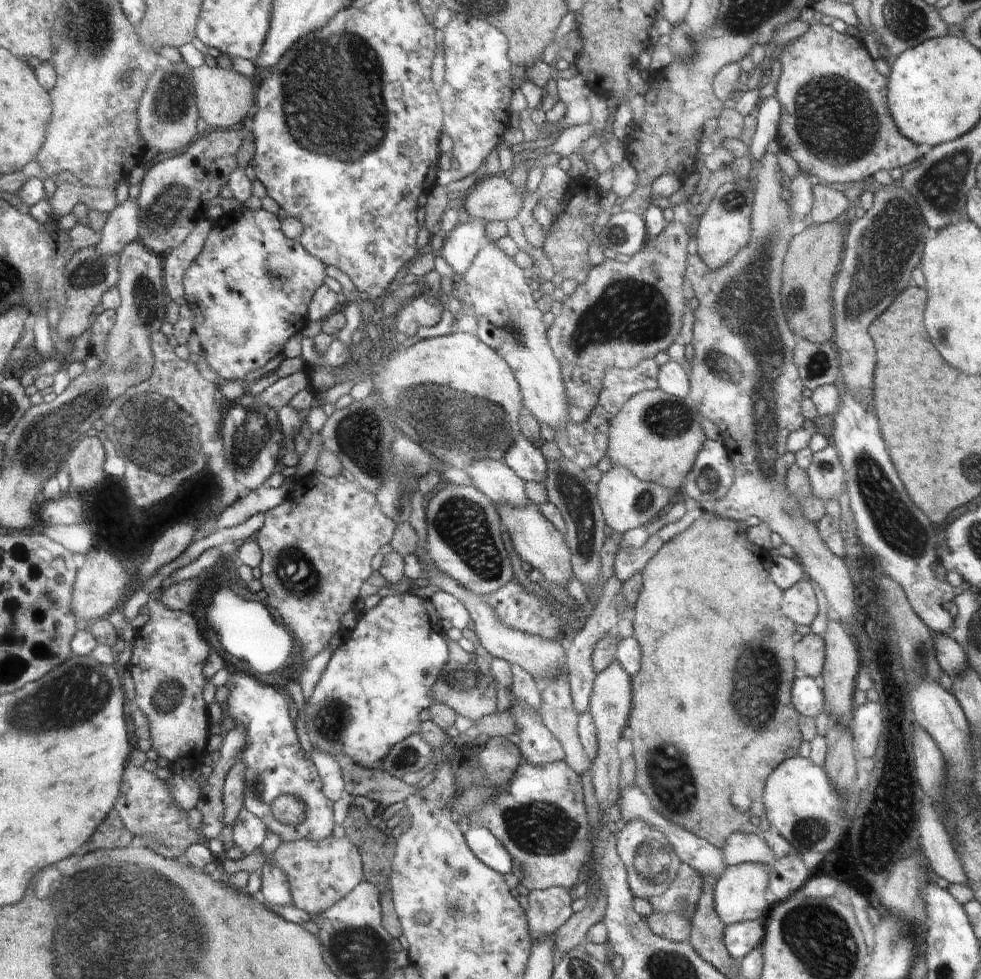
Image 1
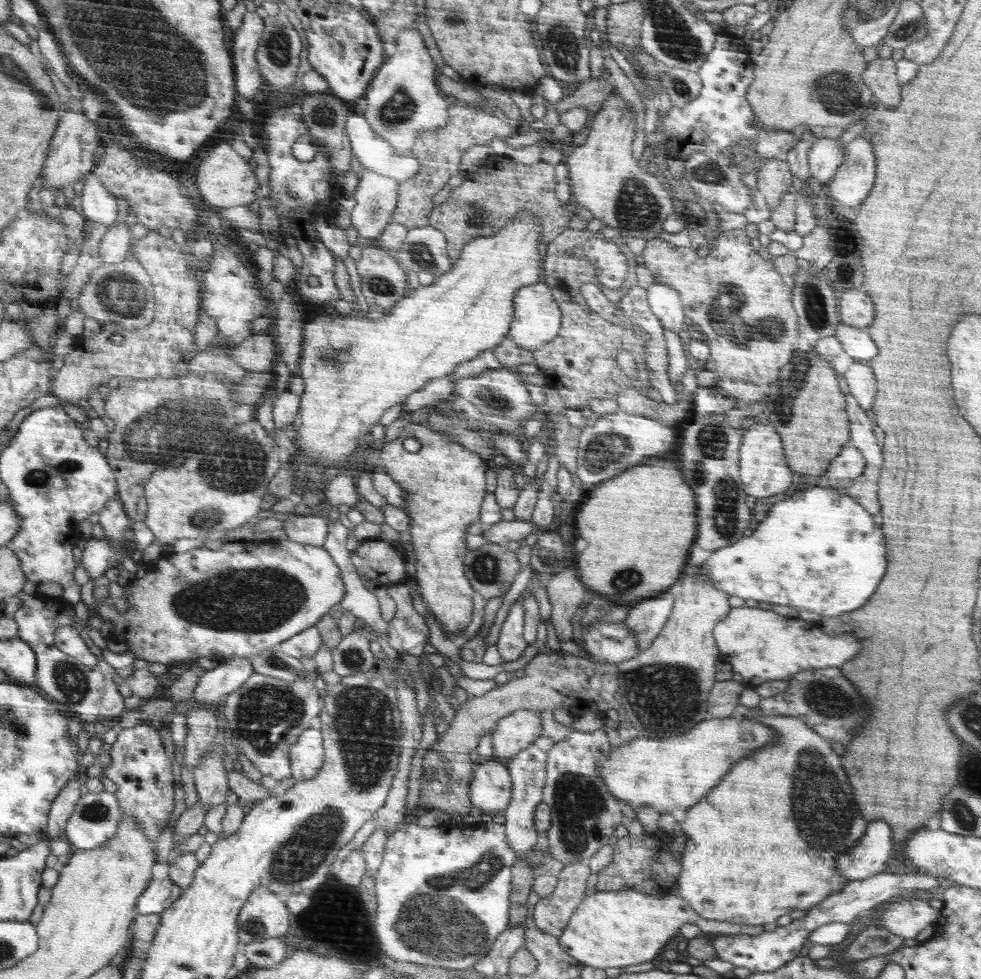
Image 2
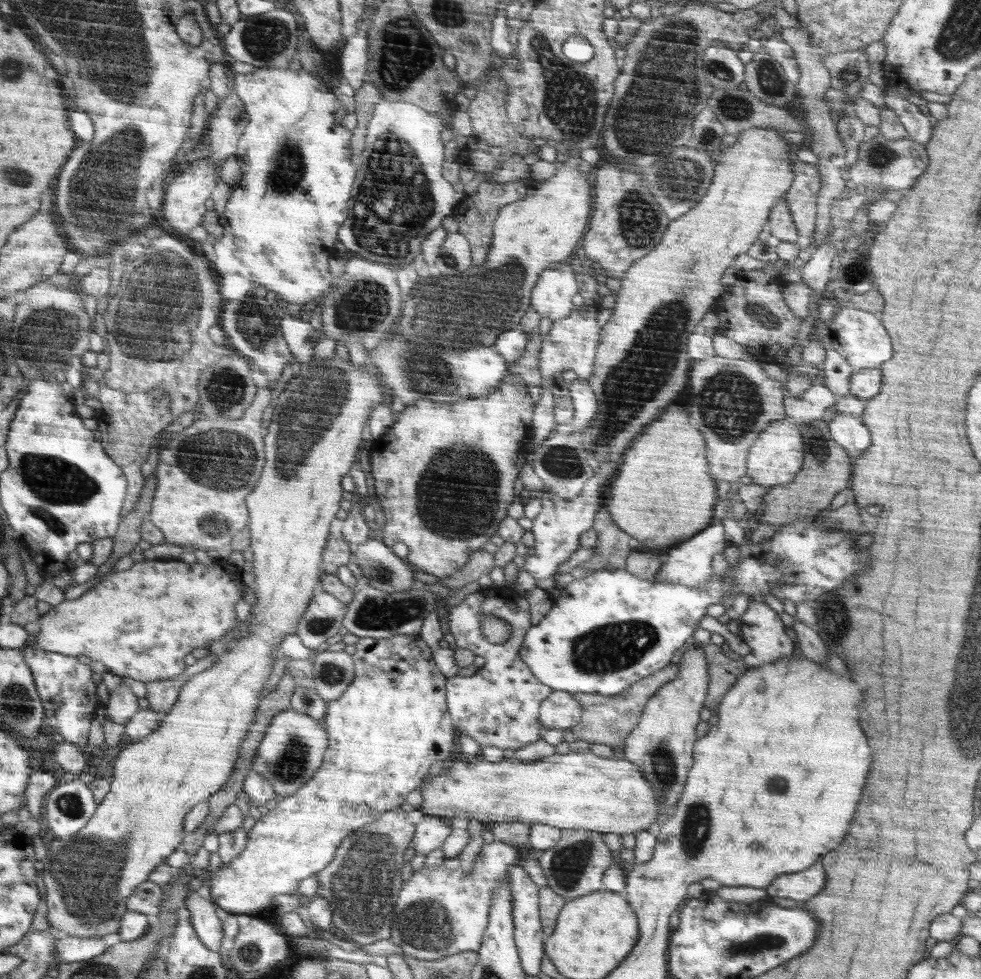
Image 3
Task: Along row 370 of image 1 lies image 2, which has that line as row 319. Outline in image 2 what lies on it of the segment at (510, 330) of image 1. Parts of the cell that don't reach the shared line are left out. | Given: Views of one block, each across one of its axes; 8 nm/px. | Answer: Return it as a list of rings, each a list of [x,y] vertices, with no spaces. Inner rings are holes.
[[[539,281],[530,286],[522,287],[516,296],[516,310],[513,312],[513,322],[507,336],[522,350],[534,351],[546,342],[557,338],[561,325],[561,312],[557,301],[552,296],[549,285]]]

